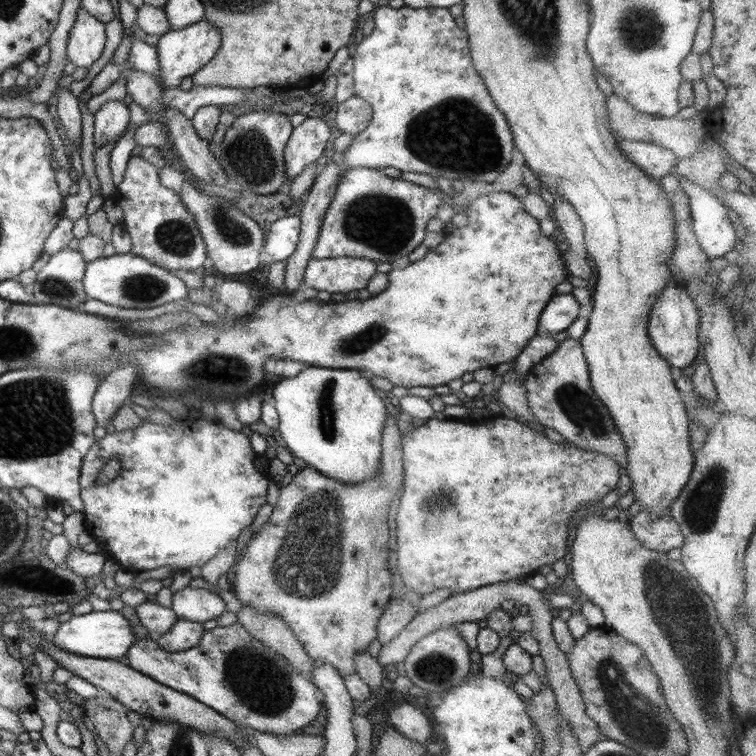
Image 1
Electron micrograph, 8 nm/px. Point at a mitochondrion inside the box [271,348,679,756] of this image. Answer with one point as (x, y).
(633, 715)

